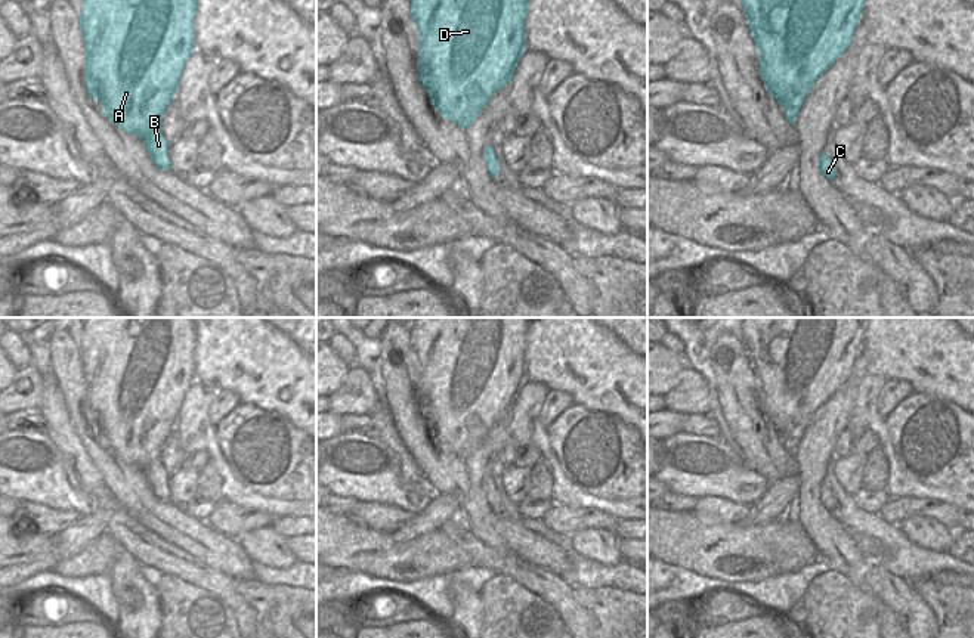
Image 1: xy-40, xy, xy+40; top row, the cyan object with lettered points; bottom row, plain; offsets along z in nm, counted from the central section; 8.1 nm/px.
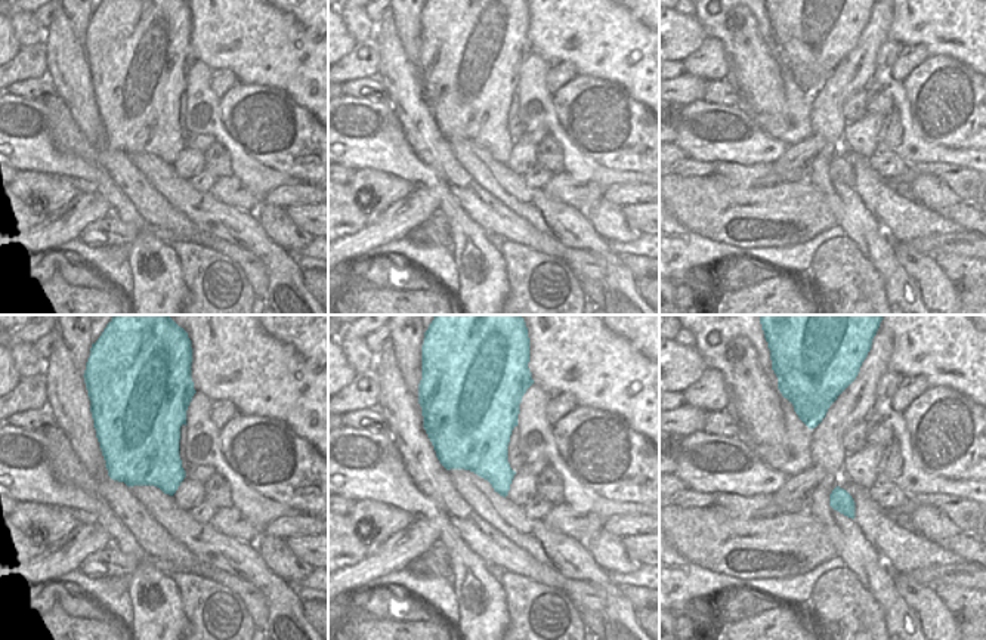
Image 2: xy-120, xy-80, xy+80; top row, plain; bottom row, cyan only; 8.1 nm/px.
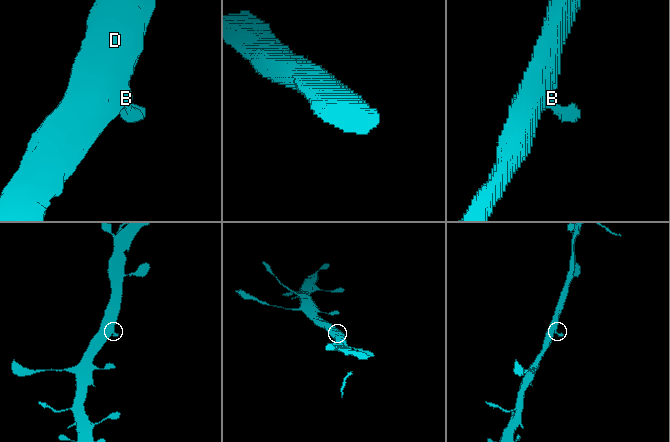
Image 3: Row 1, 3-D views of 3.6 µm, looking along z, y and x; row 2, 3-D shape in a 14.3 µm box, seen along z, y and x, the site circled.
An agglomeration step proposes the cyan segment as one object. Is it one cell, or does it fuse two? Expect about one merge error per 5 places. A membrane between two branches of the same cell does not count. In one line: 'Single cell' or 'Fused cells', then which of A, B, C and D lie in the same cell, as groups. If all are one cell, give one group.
Single cell. Groups: A B C D

